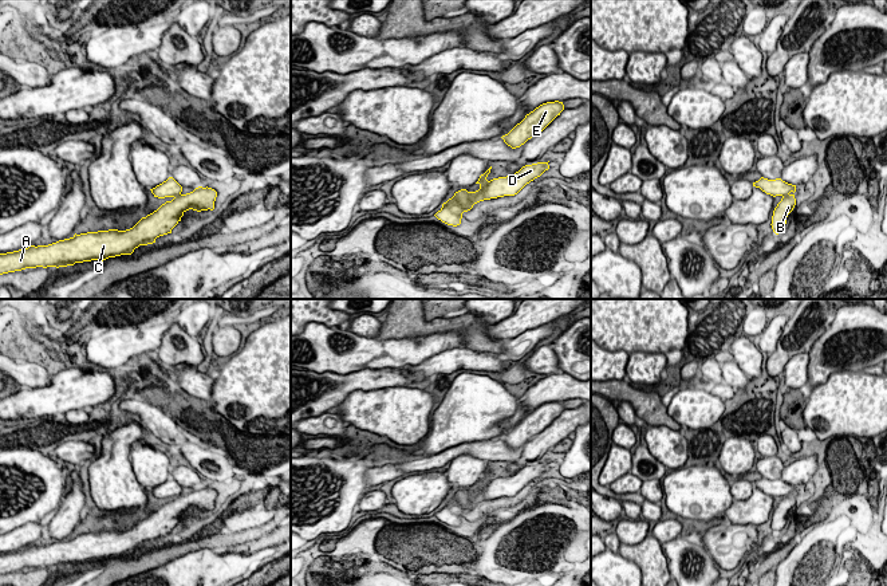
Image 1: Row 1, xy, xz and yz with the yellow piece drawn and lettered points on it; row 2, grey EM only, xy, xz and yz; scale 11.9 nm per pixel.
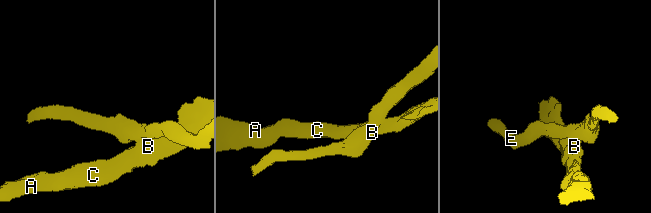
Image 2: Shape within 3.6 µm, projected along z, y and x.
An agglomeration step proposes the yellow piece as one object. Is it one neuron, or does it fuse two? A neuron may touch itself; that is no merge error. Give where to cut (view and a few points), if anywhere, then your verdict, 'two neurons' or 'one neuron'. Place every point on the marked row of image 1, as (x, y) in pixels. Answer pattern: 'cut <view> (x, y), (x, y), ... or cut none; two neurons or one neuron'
cut xz (489, 181), (473, 197), (473, 204); two neurons

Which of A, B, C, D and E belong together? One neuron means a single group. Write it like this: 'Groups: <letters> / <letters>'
Groups: A B C D / E

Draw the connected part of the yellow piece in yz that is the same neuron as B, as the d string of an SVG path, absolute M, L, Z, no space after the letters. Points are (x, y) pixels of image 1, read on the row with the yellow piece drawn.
M788 194L781 198L773 211L772 216L772 229L776 235L785 227L788 215L793 211L796 205L795 194Z

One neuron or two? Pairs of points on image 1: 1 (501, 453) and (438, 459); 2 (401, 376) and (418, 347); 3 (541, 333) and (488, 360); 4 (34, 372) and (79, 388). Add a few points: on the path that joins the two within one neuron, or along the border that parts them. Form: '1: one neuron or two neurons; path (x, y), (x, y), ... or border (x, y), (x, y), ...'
1: one neuron; path (485, 449), (458, 449), (454, 452)
2: two neurons; border (403, 366), (371, 368)
3: two neurons; border (487, 353), (503, 358)
4: two neurons; border (51, 376), (51, 381), (47, 385), (23, 389)

